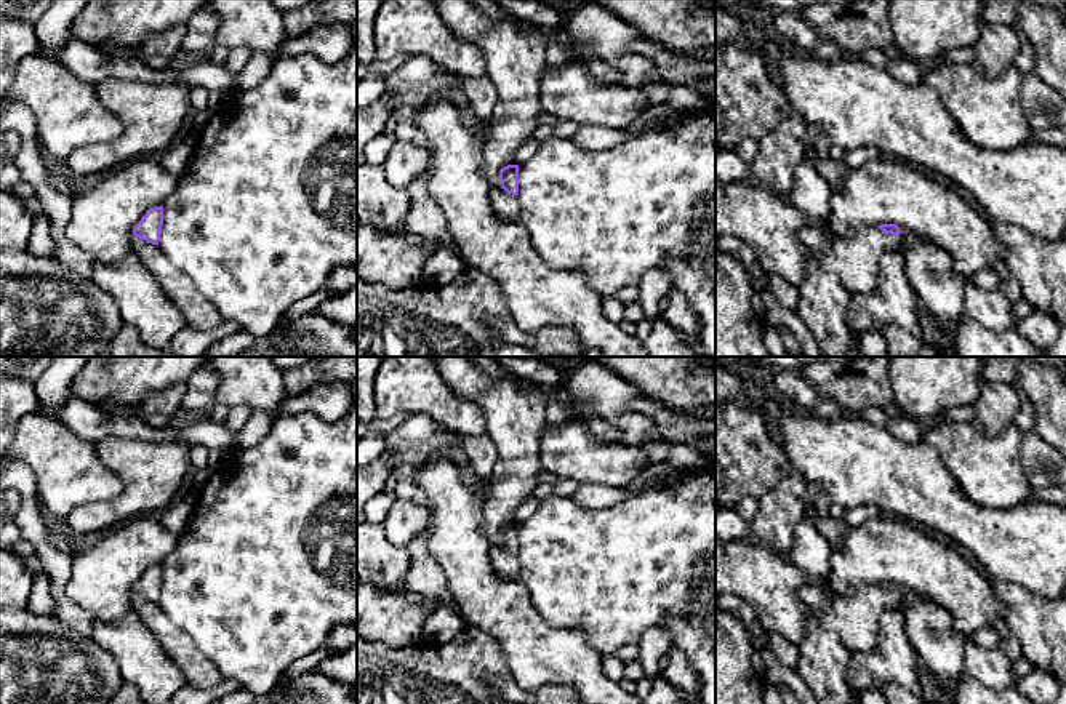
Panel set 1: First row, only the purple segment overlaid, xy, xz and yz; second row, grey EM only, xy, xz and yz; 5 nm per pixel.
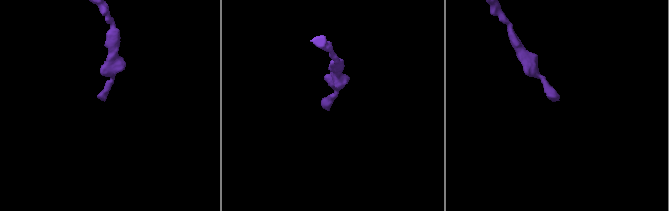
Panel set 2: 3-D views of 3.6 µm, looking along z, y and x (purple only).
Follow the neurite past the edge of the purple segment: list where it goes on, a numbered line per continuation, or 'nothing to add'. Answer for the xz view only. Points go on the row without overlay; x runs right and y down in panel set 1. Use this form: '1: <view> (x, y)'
1: xz (506, 565)

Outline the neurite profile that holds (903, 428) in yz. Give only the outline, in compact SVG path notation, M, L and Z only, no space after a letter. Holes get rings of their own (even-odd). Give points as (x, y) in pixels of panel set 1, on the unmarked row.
M901 413L890 416L887 427L898 440L904 443L916 443L922 440L917 421Z

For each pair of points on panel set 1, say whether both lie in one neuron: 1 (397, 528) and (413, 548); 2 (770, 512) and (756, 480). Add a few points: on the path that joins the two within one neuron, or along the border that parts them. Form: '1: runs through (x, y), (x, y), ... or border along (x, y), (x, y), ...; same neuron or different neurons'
1: border along (423, 532), (405, 548); different neurons
2: border along (791, 472), (759, 500); different neurons

